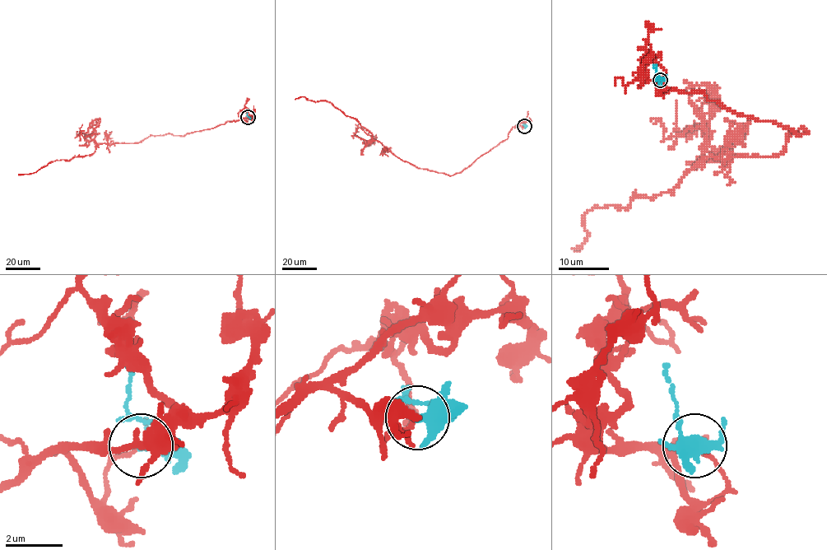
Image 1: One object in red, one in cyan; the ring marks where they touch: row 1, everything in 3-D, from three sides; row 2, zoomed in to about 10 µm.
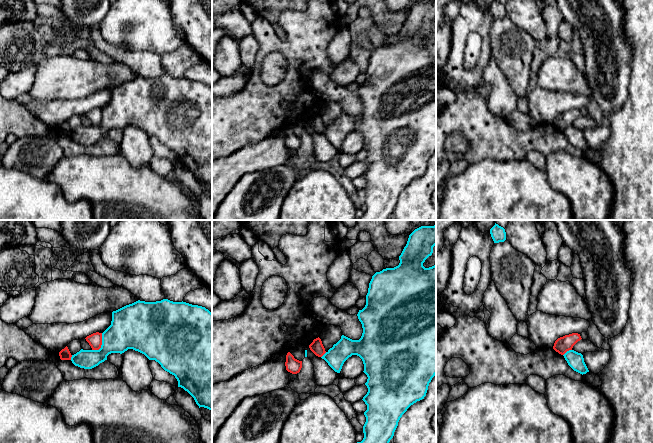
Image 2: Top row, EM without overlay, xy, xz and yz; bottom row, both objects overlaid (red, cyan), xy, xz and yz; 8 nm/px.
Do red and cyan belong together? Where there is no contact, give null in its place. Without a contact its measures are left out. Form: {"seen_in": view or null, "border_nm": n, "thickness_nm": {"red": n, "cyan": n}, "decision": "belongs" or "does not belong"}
{"seen_in": "xy", "border_nm": 170, "thickness_nm": {"red": 110, "cyan": 300}, "decision": "does not belong"}

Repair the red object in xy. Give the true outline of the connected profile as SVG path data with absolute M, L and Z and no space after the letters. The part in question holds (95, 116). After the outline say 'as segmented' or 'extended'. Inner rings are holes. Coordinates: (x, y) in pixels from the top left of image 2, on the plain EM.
M96 108L87 112L86 117L91 122L92 126L99 126L102 121L102 109Z | as segmented

